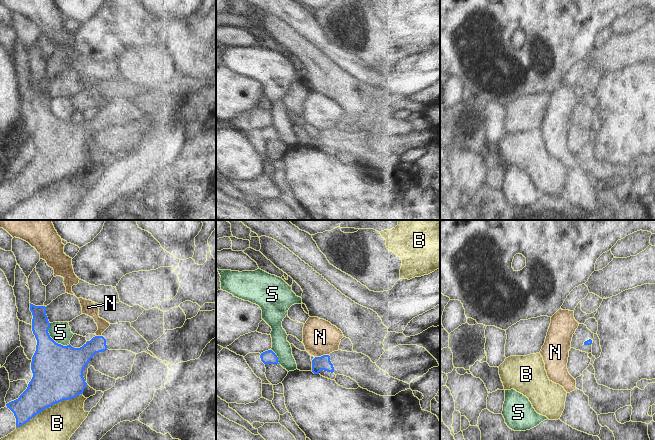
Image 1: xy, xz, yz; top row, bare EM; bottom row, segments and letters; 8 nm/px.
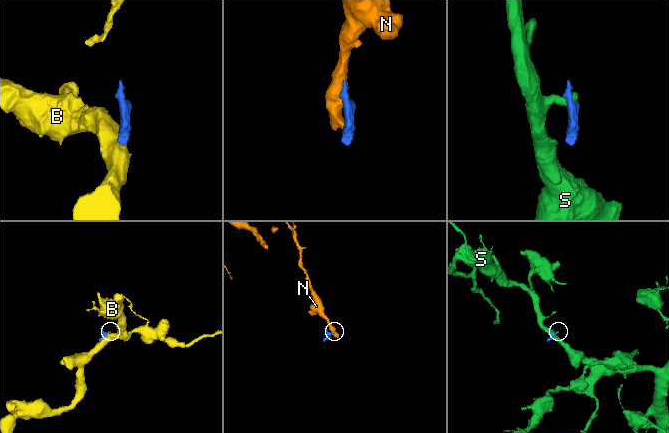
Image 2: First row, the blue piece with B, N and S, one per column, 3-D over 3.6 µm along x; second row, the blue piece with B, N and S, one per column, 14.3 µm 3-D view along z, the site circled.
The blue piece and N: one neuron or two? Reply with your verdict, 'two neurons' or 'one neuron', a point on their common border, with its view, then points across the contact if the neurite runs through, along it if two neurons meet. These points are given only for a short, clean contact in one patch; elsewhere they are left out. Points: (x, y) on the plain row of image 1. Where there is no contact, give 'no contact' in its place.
two neurons; contact xz (321, 132); border xz (328, 130), (315, 133)

